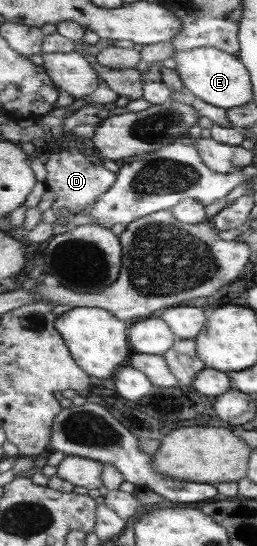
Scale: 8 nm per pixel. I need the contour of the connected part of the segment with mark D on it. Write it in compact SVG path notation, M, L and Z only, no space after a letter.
M62 149L60 152L53 153L47 159L45 168L47 175L44 184L46 189L53 191L56 195L51 209L57 217L59 217L58 211L63 207L71 214L82 214L86 206L98 200L117 182L116 173L112 173L102 164L92 163L78 149L72 149L72 151Z

